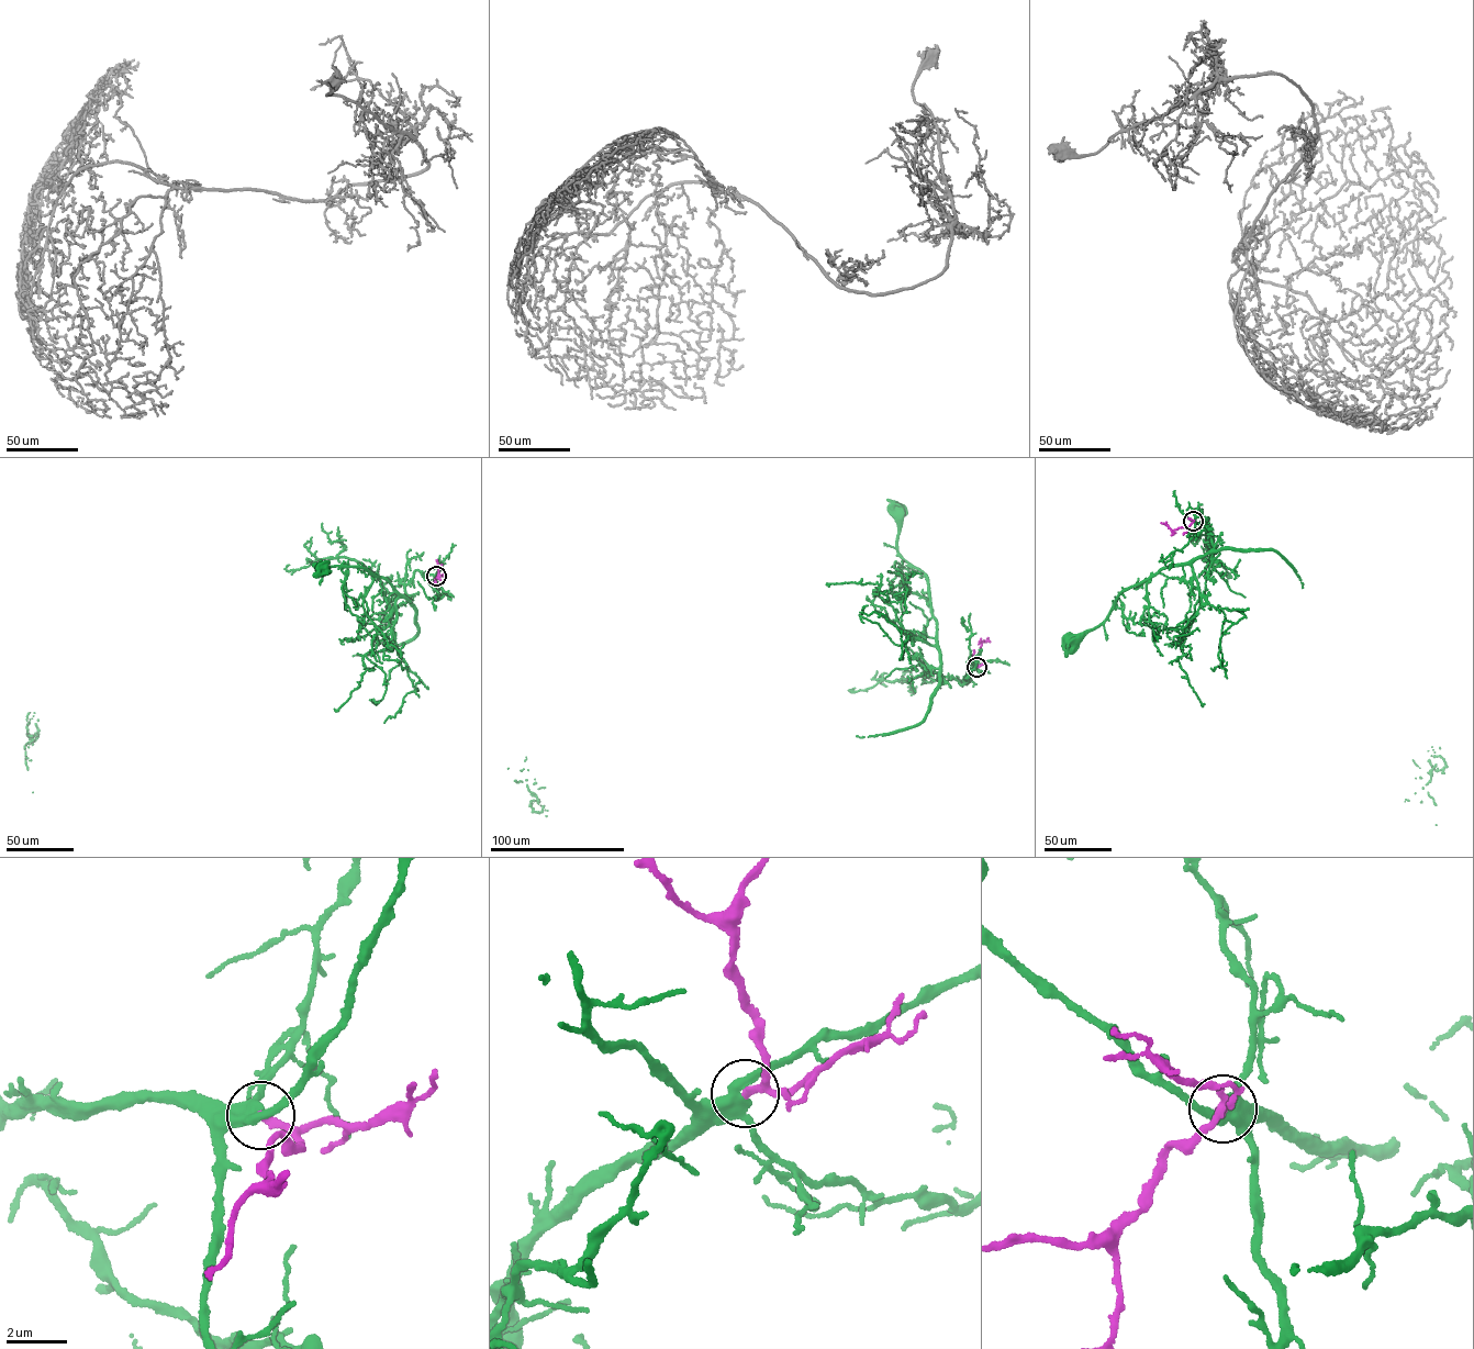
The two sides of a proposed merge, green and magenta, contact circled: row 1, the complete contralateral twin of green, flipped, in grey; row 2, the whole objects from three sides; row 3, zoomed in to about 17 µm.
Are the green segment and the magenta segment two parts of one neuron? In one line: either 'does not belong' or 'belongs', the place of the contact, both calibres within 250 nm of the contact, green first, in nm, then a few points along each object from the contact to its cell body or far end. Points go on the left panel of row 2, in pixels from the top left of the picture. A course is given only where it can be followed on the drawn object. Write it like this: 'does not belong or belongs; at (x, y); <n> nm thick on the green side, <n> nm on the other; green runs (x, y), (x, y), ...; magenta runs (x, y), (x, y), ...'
belongs; at (436, 576); 320 nm thick on the green side, 240 nm on the other; green runs (436, 576), (414, 572), (405, 586), (409, 601), (384, 578), (364, 567), (321, 566); magenta runs (436, 576), (436, 578), (439, 576), (436, 559)

